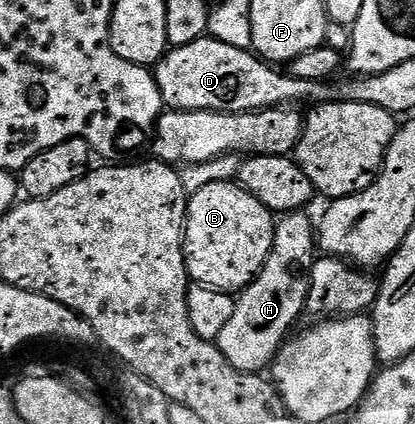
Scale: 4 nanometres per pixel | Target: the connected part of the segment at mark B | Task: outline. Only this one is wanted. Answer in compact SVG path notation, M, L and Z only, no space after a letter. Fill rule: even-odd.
M229 181L213 182L204 186L189 198L186 206L186 231L184 248L186 250L186 272L191 282L210 285L213 289L241 291L254 280L268 259L268 251L274 242L275 214L252 195L248 195L242 186Z

